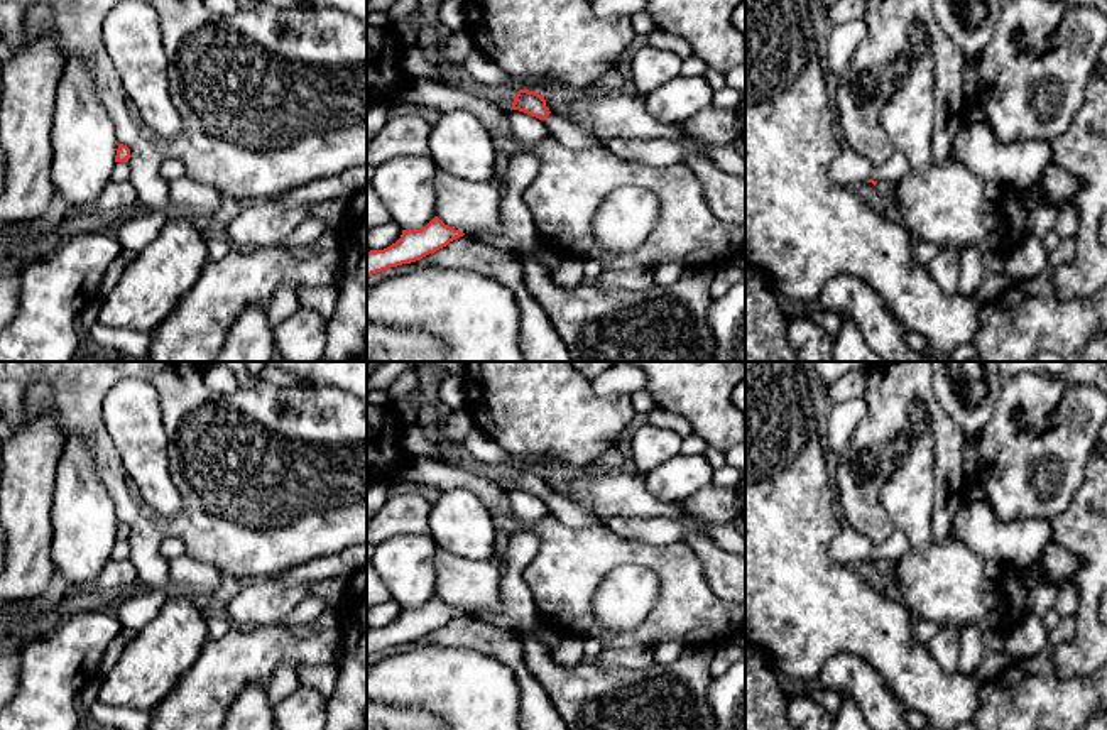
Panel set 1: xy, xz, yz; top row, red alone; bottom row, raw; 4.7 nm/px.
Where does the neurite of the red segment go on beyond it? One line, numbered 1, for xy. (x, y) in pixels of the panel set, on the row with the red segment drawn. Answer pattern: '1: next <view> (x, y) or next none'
1: next none

